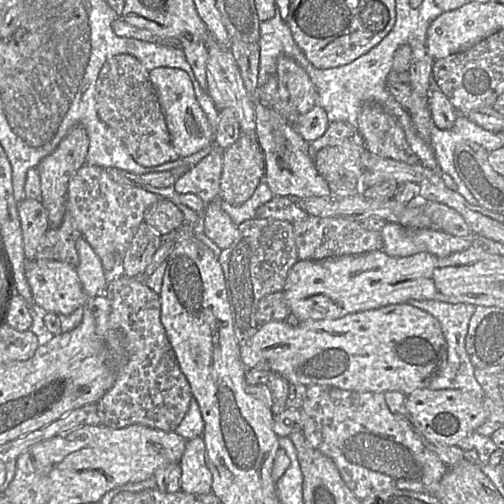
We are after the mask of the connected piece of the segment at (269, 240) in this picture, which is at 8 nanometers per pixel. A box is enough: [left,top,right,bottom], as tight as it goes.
[217,219,298,343]

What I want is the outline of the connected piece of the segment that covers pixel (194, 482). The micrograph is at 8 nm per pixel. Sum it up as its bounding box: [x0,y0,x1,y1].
[179,436,212,494]

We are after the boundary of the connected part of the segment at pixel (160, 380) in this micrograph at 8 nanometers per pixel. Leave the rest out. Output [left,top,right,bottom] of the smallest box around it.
[95,274,192,431]

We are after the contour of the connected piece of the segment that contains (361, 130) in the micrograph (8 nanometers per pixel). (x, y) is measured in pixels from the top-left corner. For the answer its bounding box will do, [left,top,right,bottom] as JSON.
[354,100,421,164]

